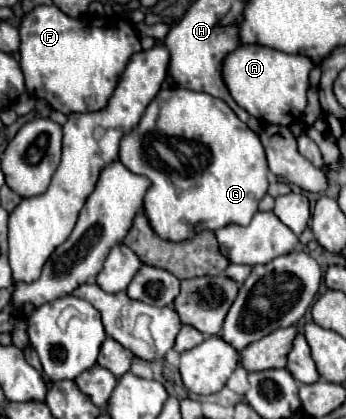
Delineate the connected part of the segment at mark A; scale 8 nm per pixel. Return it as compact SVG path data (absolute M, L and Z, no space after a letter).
M244 44L236 48L232 54L226 56L222 76L232 94L232 98L254 118L290 126L292 122L300 120L306 108L306 92L308 92L308 74L312 70L312 60L306 56L292 56L268 46L260 44Z

